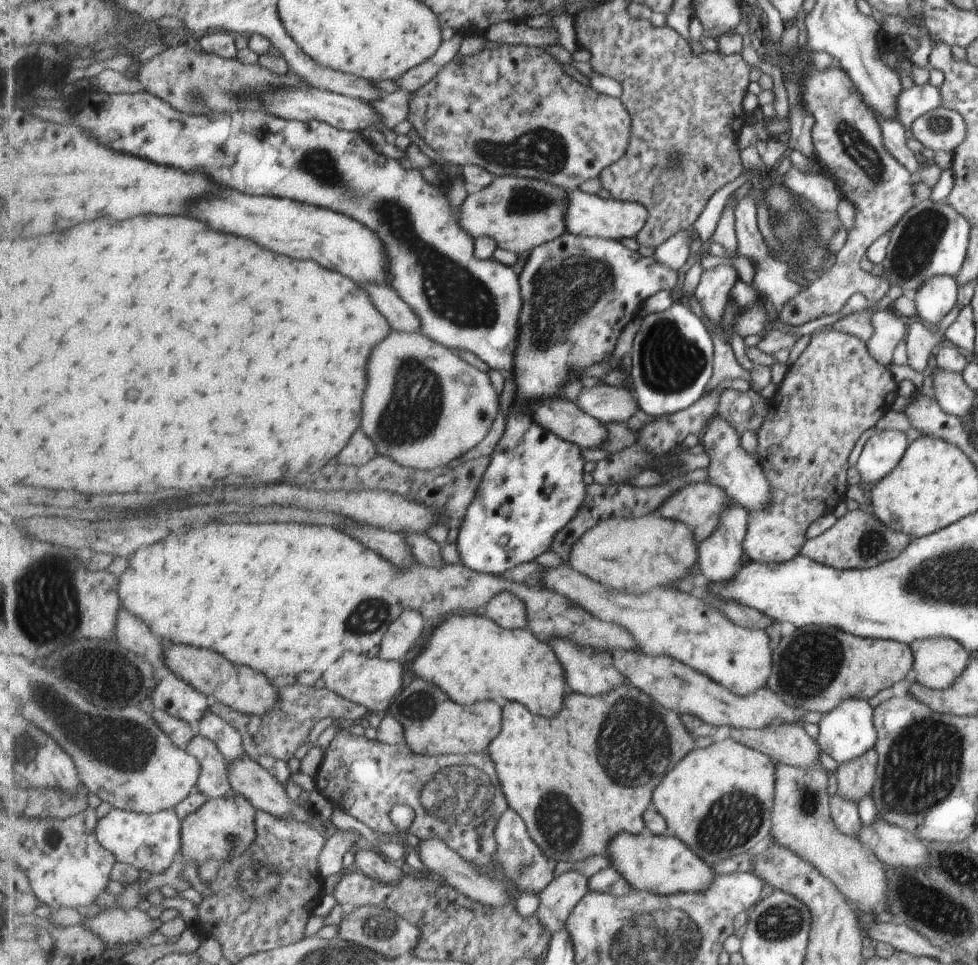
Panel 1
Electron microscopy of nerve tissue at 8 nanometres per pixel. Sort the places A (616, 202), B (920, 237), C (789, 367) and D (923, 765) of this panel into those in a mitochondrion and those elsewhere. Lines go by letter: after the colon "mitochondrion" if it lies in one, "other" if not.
A: other
B: mitochondrion
C: other
D: mitochondrion

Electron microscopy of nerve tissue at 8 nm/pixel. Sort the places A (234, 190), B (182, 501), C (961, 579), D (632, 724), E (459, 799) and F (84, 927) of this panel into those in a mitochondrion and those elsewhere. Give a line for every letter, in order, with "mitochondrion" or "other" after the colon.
A: other
B: other
C: mitochondrion
D: mitochondrion
E: mitochondrion
F: other

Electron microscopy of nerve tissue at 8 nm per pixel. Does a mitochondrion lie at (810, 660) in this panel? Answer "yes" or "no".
yes

